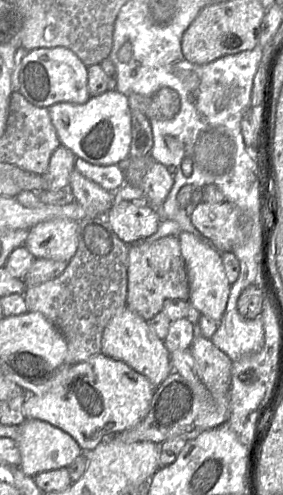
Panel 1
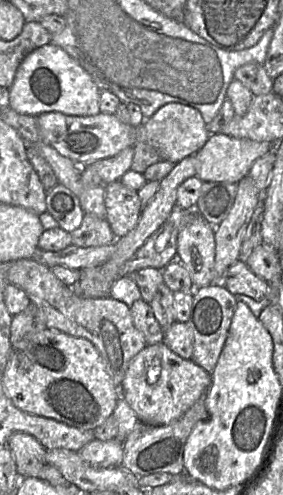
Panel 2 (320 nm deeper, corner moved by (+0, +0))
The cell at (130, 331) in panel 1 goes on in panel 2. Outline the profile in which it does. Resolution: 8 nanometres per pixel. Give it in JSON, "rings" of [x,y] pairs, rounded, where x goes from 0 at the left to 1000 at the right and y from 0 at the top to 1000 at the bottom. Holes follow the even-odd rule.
{"rings":[[[569,691],[519,697],[463,727],[428,776],[428,800],[470,826],[491,853],[594,859],[728,796],[746,770],[742,754],[678,725],[647,725]]]}

